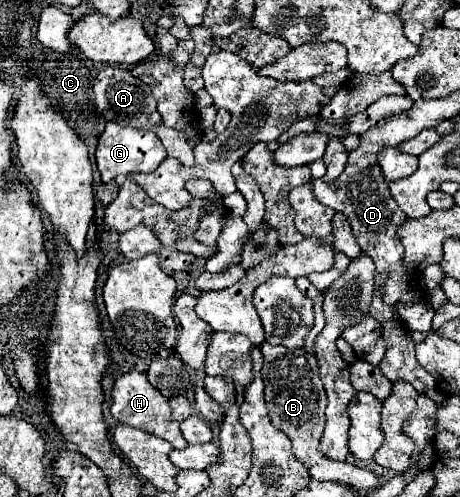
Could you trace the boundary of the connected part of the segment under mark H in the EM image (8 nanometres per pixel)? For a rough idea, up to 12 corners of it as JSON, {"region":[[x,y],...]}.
{"region":[[142,372],[112,388],[116,422],[186,448],[178,422]]}

